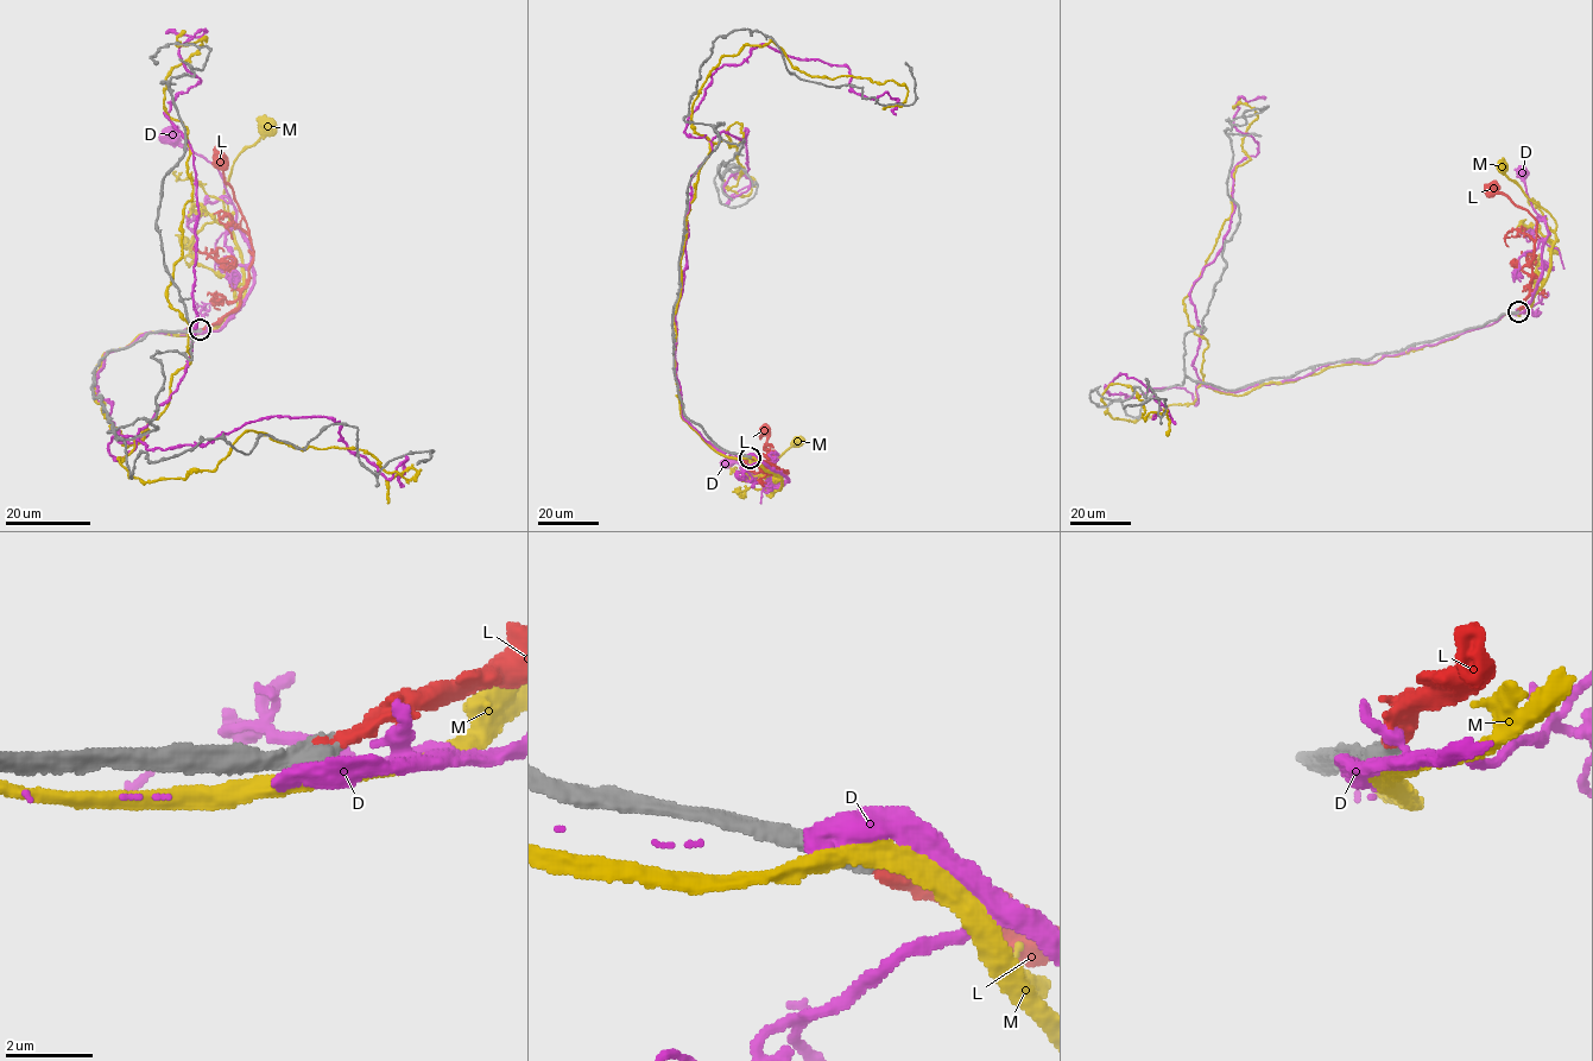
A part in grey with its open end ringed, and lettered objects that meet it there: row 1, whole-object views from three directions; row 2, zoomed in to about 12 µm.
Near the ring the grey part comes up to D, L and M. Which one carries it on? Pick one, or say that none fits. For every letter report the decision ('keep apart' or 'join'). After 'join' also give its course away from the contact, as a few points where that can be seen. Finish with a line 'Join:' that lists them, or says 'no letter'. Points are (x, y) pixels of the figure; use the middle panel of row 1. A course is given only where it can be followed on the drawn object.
D: keep apart
L: join; it runs (750, 456), (788, 472), (776, 474), (764, 429)
M: keep apart
Join: L

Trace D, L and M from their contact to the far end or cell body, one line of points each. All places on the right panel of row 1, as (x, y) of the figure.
D: (1517, 313), (1531, 301), (1541, 277), (1542, 242), (1548, 235), (1547, 222), (1536, 212), (1525, 191), (1522, 171)
L: (1517, 311), (1530, 294), (1536, 221), (1505, 195), (1490, 191)
M: (1517, 313), (1530, 307), (1544, 282), (1555, 239), (1555, 221), (1505, 174), (1503, 166)

